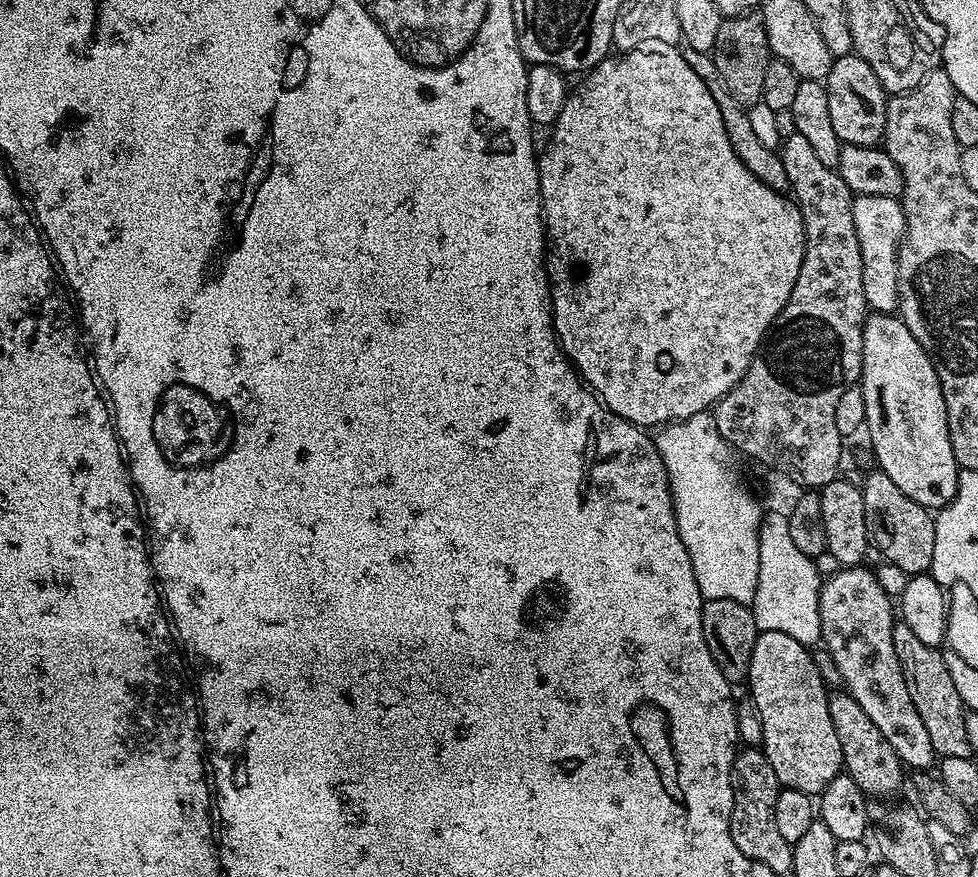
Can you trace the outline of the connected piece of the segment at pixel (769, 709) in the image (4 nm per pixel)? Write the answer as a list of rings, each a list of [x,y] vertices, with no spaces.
[[[759,633],[754,642],[754,654],[750,658],[746,688],[752,691],[750,699],[756,705],[762,722],[762,751],[770,766],[774,766],[774,774],[780,785],[809,794],[823,792],[827,784],[841,775],[844,755],[838,734],[834,730],[834,721],[830,718],[830,689],[818,674],[818,666],[814,666],[811,651],[789,634]]]

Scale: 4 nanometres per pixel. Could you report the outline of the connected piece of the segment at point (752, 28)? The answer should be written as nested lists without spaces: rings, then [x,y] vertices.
[[[758,14],[725,18],[722,26],[718,26],[718,38],[710,55],[721,75],[725,90],[733,96],[734,101],[747,109],[752,109],[756,103],[762,101],[766,66],[774,57],[766,38],[766,26]]]

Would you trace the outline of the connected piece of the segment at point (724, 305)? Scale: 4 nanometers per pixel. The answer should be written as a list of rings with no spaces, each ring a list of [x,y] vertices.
[[[641,50],[641,51],[639,51],[639,52],[620,52],[620,53],[619,53],[619,54],[609,54],[609,55],[607,55],[607,56],[605,56],[605,57],[604,57],[604,60],[603,60],[603,62],[601,62],[601,64],[596,64],[596,65],[594,65],[594,67],[592,67],[592,69],[590,69],[590,70],[589,70],[589,71],[588,71],[588,72],[587,72],[587,73],[586,73],[586,75],[585,75],[585,76],[584,76],[584,77],[583,77],[583,79],[581,79],[581,80],[584,80],[584,81],[582,81],[582,82],[581,82],[581,84],[580,84],[580,85],[578,85],[578,86],[577,86],[577,88],[576,88],[576,85],[575,85],[575,88],[574,88],[574,90],[572,90],[572,91],[569,91],[569,93],[568,93],[568,100],[567,100],[567,101],[566,101],[566,103],[565,103],[565,104],[564,104],[564,105],[563,105],[563,106],[562,106],[562,114],[558,114],[558,118],[557,118],[557,119],[556,119],[556,123],[555,123],[555,124],[553,124],[553,125],[551,125],[551,128],[550,128],[550,132],[552,132],[552,137],[550,137],[550,138],[549,138],[549,140],[548,140],[548,149],[546,149],[546,150],[545,150],[545,152],[544,152],[544,149],[543,149],[543,151],[541,151],[541,152],[540,152],[540,153],[539,153],[539,156],[538,156],[538,163],[539,163],[539,166],[540,166],[540,206],[541,206],[541,209],[542,209],[542,215],[543,215],[543,218],[544,218],[544,226],[545,226],[545,229],[546,229],[546,267],[547,267],[547,270],[548,270],[548,278],[549,278],[549,281],[550,281],[550,284],[551,284],[551,288],[550,288],[550,291],[551,291],[551,293],[552,293],[552,321],[553,321],[553,322],[554,322],[554,326],[555,326],[555,327],[556,327],[556,339],[557,339],[557,340],[559,340],[559,342],[560,342],[560,347],[561,347],[561,348],[563,348],[563,349],[564,349],[564,354],[565,354],[565,356],[567,356],[567,357],[568,357],[568,359],[569,359],[569,360],[571,360],[571,361],[572,361],[572,363],[573,363],[573,365],[574,365],[574,367],[575,367],[575,369],[576,369],[576,371],[577,371],[577,372],[579,372],[579,373],[580,373],[580,378],[581,378],[581,380],[583,380],[583,381],[584,381],[584,383],[585,383],[585,384],[587,384],[587,385],[588,385],[588,387],[589,387],[589,388],[591,388],[591,389],[592,389],[592,391],[593,391],[593,392],[595,392],[595,393],[596,393],[596,395],[597,395],[597,396],[599,396],[599,397],[600,397],[600,399],[601,399],[601,401],[602,401],[602,403],[603,403],[603,404],[604,404],[604,405],[605,405],[605,406],[607,406],[607,408],[609,408],[609,409],[610,409],[610,411],[612,411],[612,412],[613,412],[613,413],[614,413],[614,414],[618,414],[618,415],[619,415],[619,416],[621,416],[621,417],[622,417],[622,418],[626,418],[626,419],[627,419],[627,420],[629,420],[629,422],[631,422],[631,424],[636,424],[636,425],[637,425],[637,426],[639,426],[639,428],[642,428],[642,429],[645,429],[645,430],[652,430],[652,429],[655,429],[655,428],[656,428],[656,427],[657,427],[657,426],[663,426],[663,425],[666,425],[666,424],[672,424],[672,423],[673,423],[673,422],[675,422],[675,421],[676,421],[676,420],[685,420],[685,419],[686,419],[686,418],[690,418],[690,417],[691,417],[691,416],[693,416],[693,415],[694,415],[694,414],[698,414],[698,413],[699,413],[699,412],[707,412],[707,411],[709,411],[709,409],[711,409],[711,408],[712,408],[712,407],[713,407],[713,406],[715,406],[715,405],[716,405],[716,403],[718,403],[718,402],[719,402],[719,401],[720,401],[720,400],[721,400],[721,399],[722,399],[722,397],[723,397],[723,396],[725,396],[725,394],[726,394],[726,393],[727,393],[727,392],[728,392],[728,391],[730,391],[730,390],[731,390],[731,388],[732,388],[732,387],[734,387],[734,385],[736,385],[736,383],[737,383],[737,382],[739,382],[739,380],[741,380],[741,378],[742,378],[742,377],[743,377],[743,376],[744,376],[744,375],[745,375],[745,374],[746,374],[746,370],[747,370],[747,369],[748,369],[748,367],[749,367],[749,366],[750,366],[750,362],[751,362],[751,361],[752,361],[752,359],[753,359],[753,358],[754,358],[754,354],[755,354],[755,353],[756,353],[756,352],[759,352],[759,351],[760,351],[760,346],[761,346],[761,344],[763,344],[763,343],[764,343],[764,337],[765,337],[765,336],[767,336],[767,335],[768,335],[768,330],[769,330],[769,328],[771,328],[771,327],[772,327],[772,325],[773,325],[773,324],[775,324],[775,322],[776,322],[776,319],[777,319],[777,318],[778,318],[778,314],[779,314],[779,313],[780,313],[780,311],[781,311],[781,310],[782,310],[782,306],[786,306],[786,298],[790,298],[790,290],[794,290],[794,282],[798,282],[798,270],[802,270],[802,258],[803,258],[803,257],[804,257],[804,223],[803,223],[803,222],[802,222],[802,214],[801,214],[801,213],[800,213],[800,205],[799,205],[799,204],[797,204],[797,203],[796,203],[796,201],[795,201],[795,199],[792,199],[792,198],[789,198],[789,197],[788,197],[788,196],[787,196],[787,195],[785,195],[785,193],[784,193],[784,192],[783,192],[783,191],[776,191],[776,190],[774,190],[774,189],[771,189],[771,188],[770,188],[770,186],[768,186],[768,185],[766,185],[766,184],[765,184],[765,183],[764,183],[764,182],[762,182],[762,181],[760,181],[760,180],[759,180],[759,178],[758,178],[758,177],[755,177],[755,176],[754,176],[754,174],[752,174],[752,173],[751,173],[751,172],[750,172],[750,170],[748,170],[748,169],[747,169],[747,167],[746,167],[746,165],[744,165],[744,164],[743,164],[743,162],[742,162],[742,160],[741,160],[741,158],[738,158],[738,154],[736,154],[736,153],[735,153],[735,152],[734,152],[734,147],[732,147],[732,145],[731,145],[731,142],[730,142],[730,137],[729,137],[729,135],[728,135],[728,133],[727,133],[727,132],[726,132],[726,126],[725,126],[725,125],[724,125],[724,123],[723,123],[723,122],[722,122],[722,114],[721,114],[721,113],[720,113],[720,111],[718,111],[718,102],[716,102],[716,101],[715,101],[715,100],[714,100],[714,95],[712,95],[712,93],[711,93],[711,92],[710,92],[710,90],[708,90],[708,89],[707,89],[707,86],[706,86],[706,83],[705,83],[705,82],[702,82],[702,78],[700,78],[700,77],[699,77],[699,76],[698,76],[698,74],[696,74],[696,73],[695,73],[695,72],[694,72],[694,70],[692,70],[692,69],[691,69],[691,68],[690,68],[690,65],[689,65],[689,63],[688,63],[688,62],[686,62],[686,58],[684,58],[684,57],[683,57],[683,56],[682,56],[682,55],[681,55],[681,53],[680,53],[680,52],[679,52],[679,51],[676,51],[676,50]]]

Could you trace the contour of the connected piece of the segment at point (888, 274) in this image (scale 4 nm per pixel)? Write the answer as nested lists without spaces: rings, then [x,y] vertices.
[[[866,194],[853,199],[852,213],[854,230],[858,230],[858,250],[862,250],[862,290],[869,309],[872,312],[895,313],[900,306],[898,258],[906,230],[904,205],[894,196]]]

